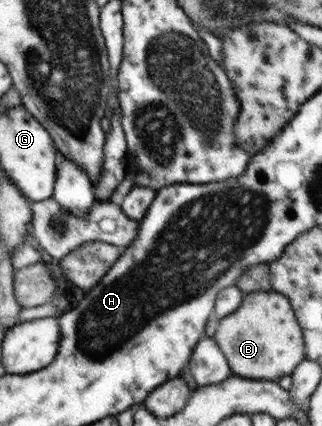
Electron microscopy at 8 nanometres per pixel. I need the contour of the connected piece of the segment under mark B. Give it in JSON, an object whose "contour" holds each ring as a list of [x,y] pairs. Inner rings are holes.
{"contour":[[[273,289],[246,294],[241,307],[238,307],[231,315],[219,319],[217,331],[212,339],[217,342],[228,359],[231,371],[247,379],[277,382],[285,375],[291,376],[292,371],[306,357],[306,342],[297,321],[294,307],[290,304],[290,299],[286,295]]]}

